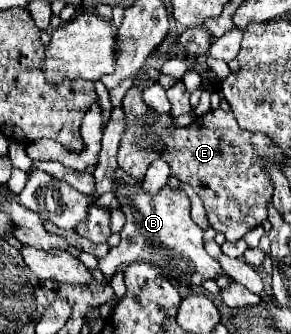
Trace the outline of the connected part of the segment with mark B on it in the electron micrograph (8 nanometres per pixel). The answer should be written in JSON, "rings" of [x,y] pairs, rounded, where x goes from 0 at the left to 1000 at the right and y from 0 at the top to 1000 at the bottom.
{"rings":[[[402,506],[388,572],[416,608],[436,668],[416,686],[416,728],[381,740],[381,751],[340,775],[347,817],[381,841],[402,799],[450,793],[464,781],[505,781],[546,799],[553,817],[588,829],[588,841],[608,853],[691,853],[718,835],[773,823],[753,781],[725,775],[698,740],[698,686],[649,644],[649,590],[629,572],[588,572],[581,560],[560,560],[540,584],[478,578],[471,554],[478,548],[464,536]]]}

